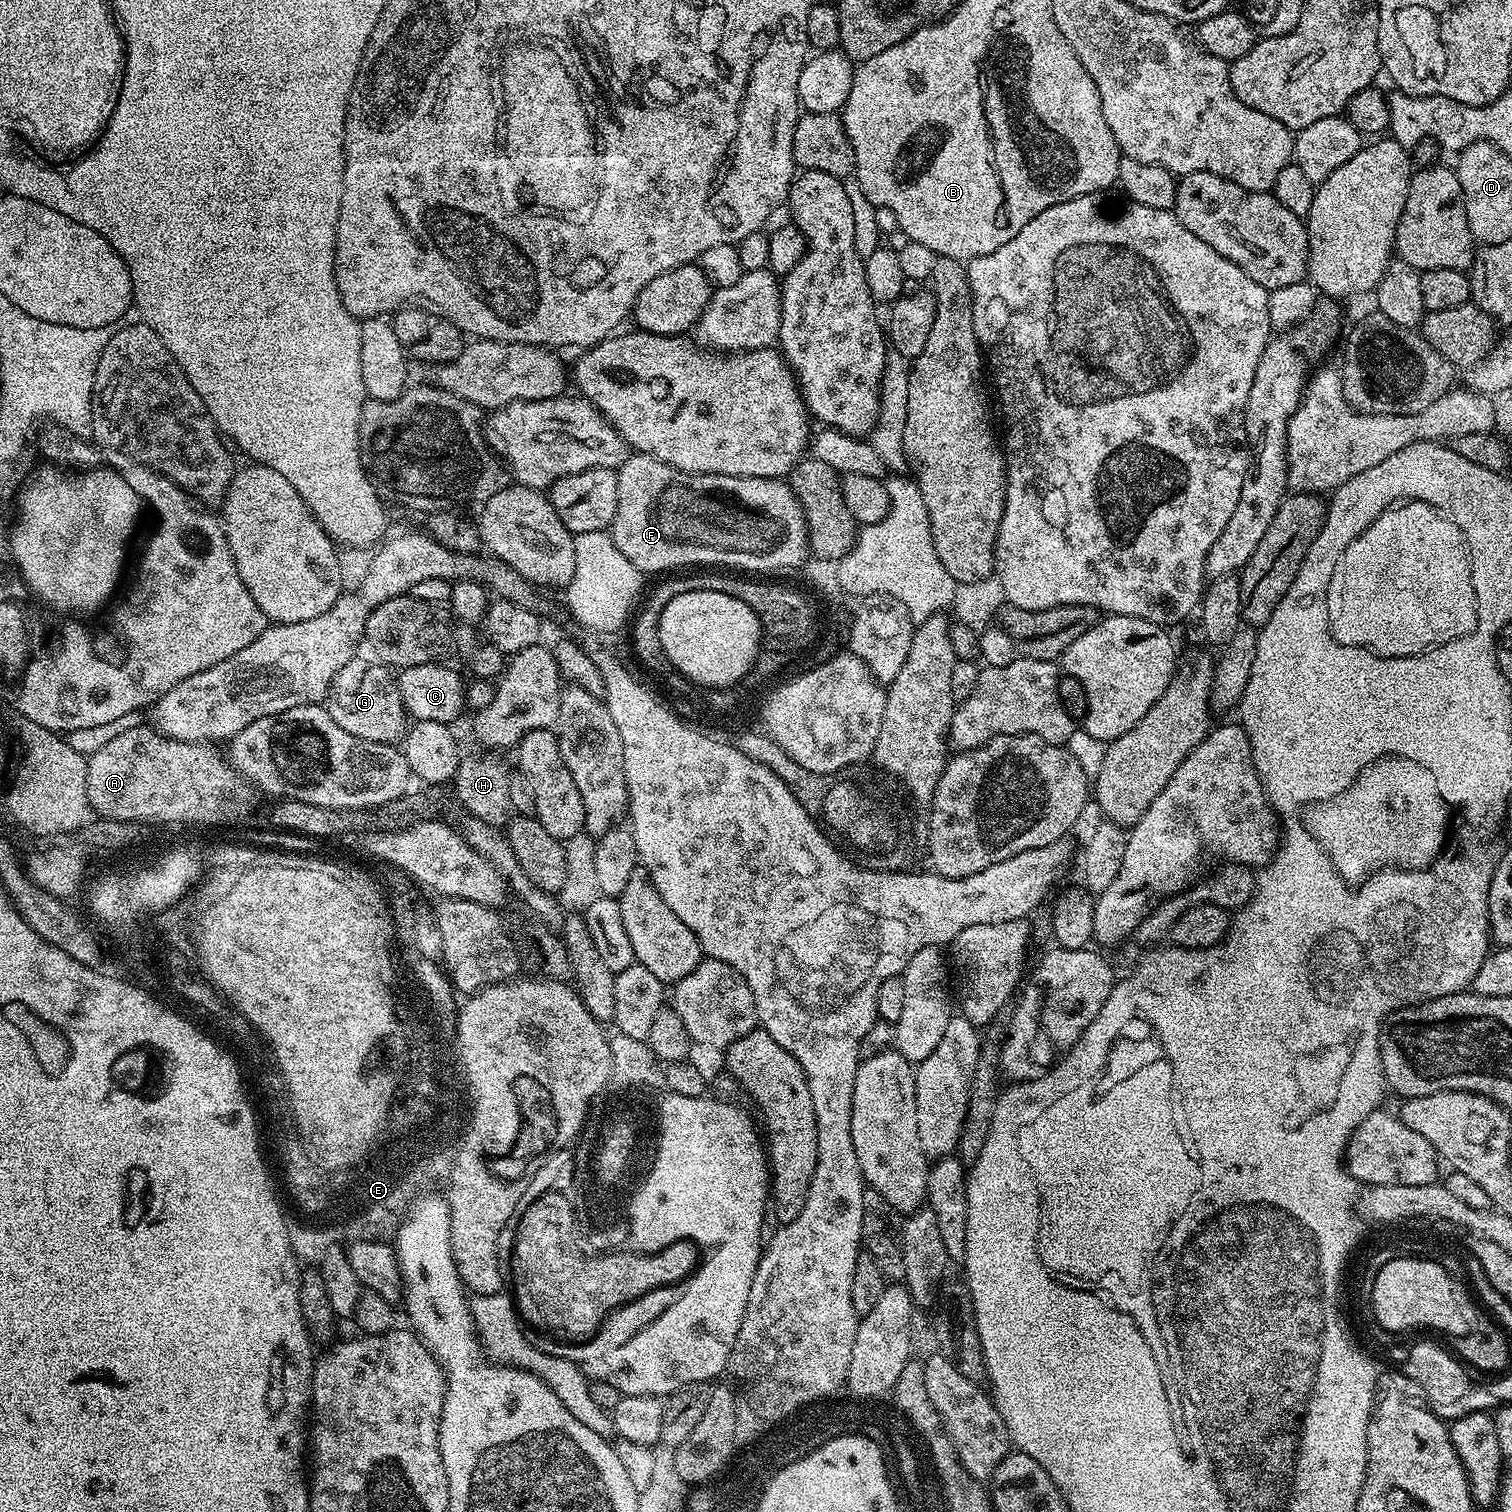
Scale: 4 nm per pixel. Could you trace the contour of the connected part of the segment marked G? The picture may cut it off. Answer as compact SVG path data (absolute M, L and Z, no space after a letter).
M367 659L351 660L342 666L342 670L338 670L328 691L326 707L330 718L334 718L334 722L338 722L338 726L342 726L342 730L347 730L349 734L370 742L392 744L406 732L406 713L397 677L385 665L375 659Z

